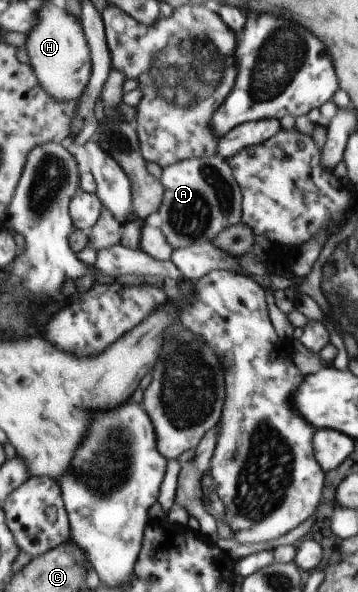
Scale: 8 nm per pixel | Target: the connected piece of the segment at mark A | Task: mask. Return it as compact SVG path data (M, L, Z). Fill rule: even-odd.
M217 154L214 156L190 158L161 167L158 182L163 186L163 202L160 202L160 231L172 249L184 246L210 243L224 228L240 223L240 189L235 182L231 166Z

